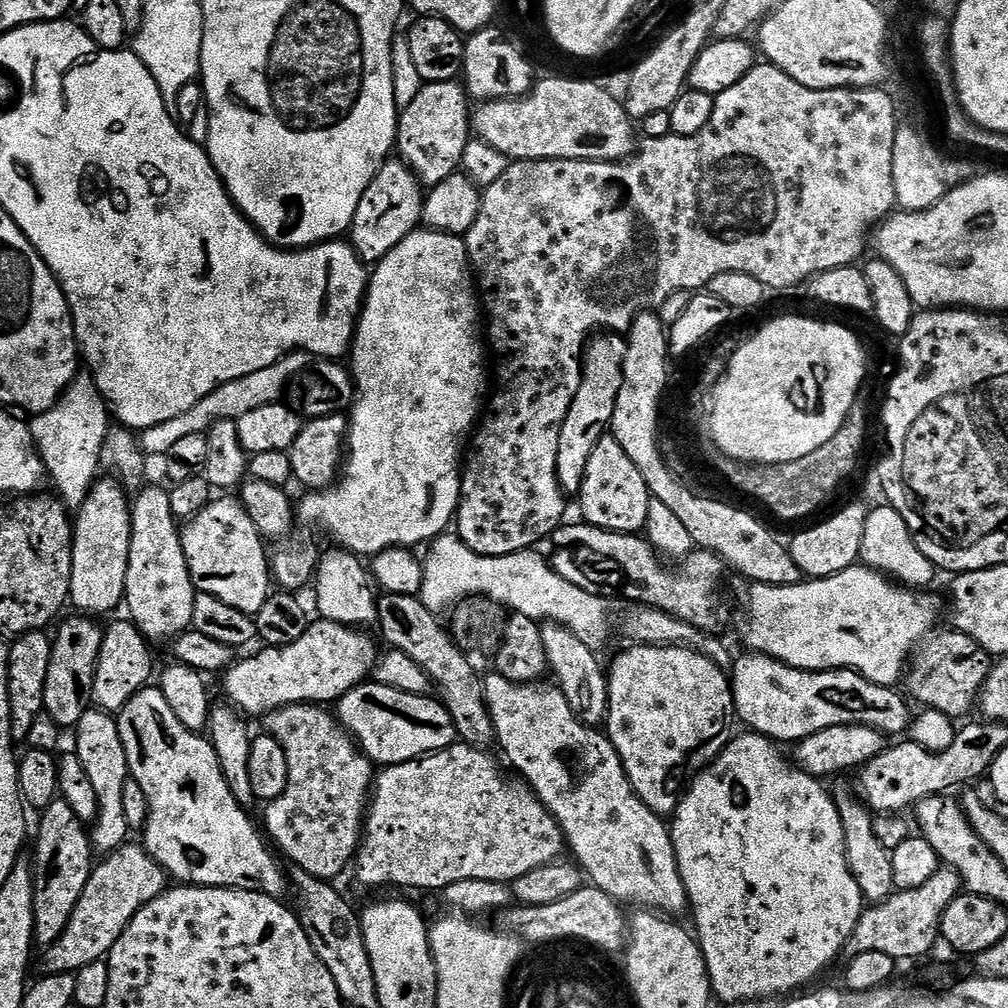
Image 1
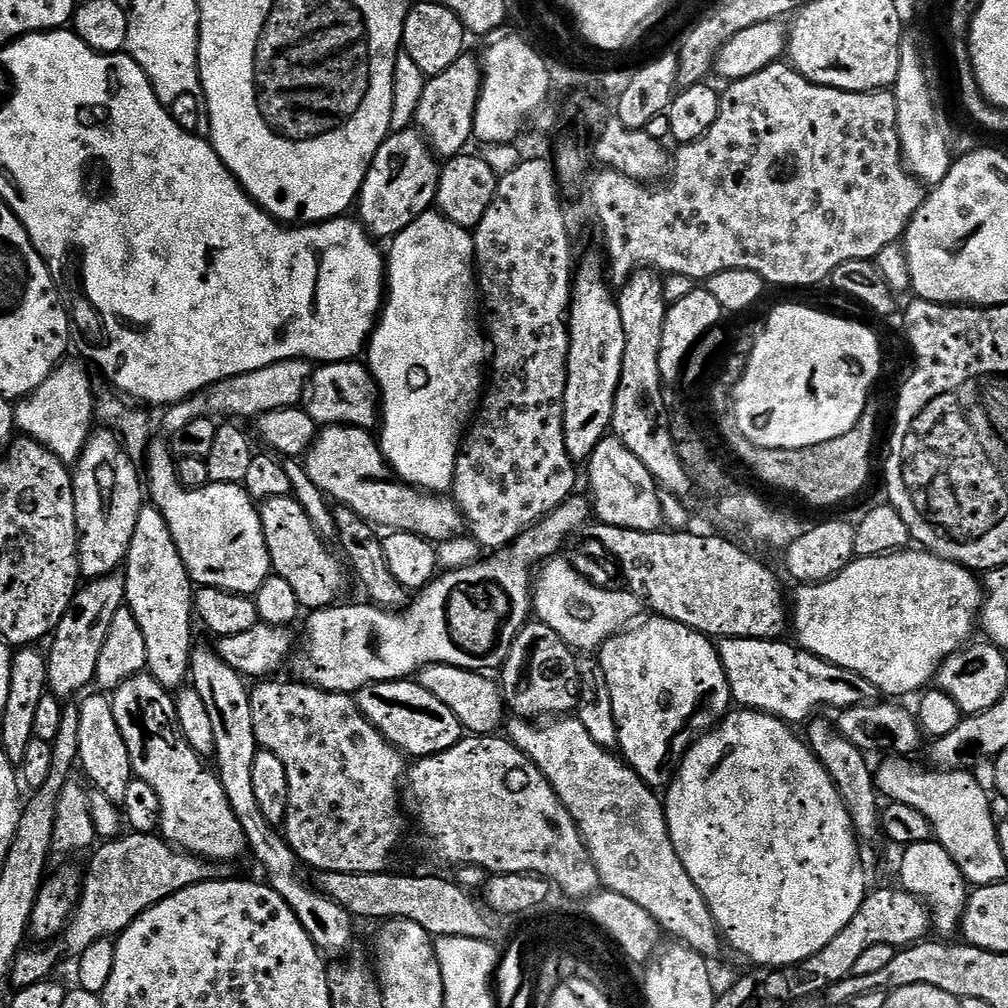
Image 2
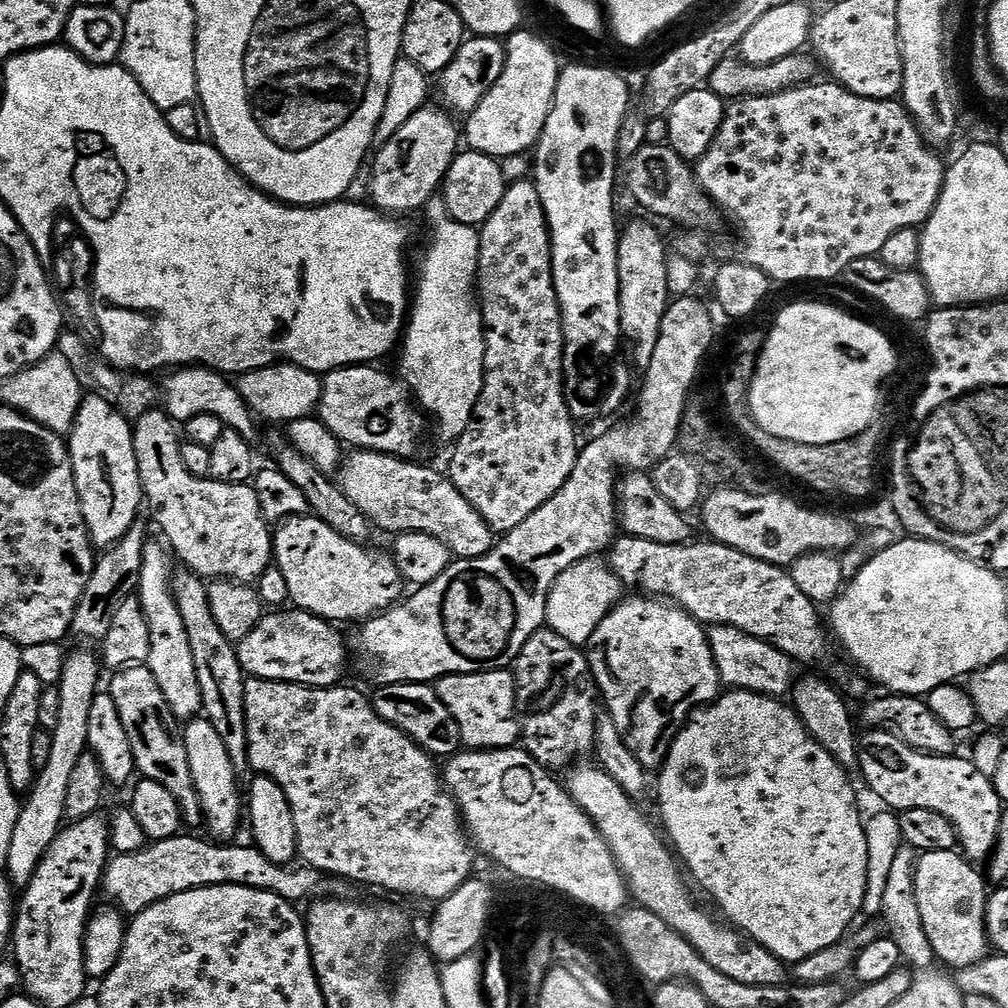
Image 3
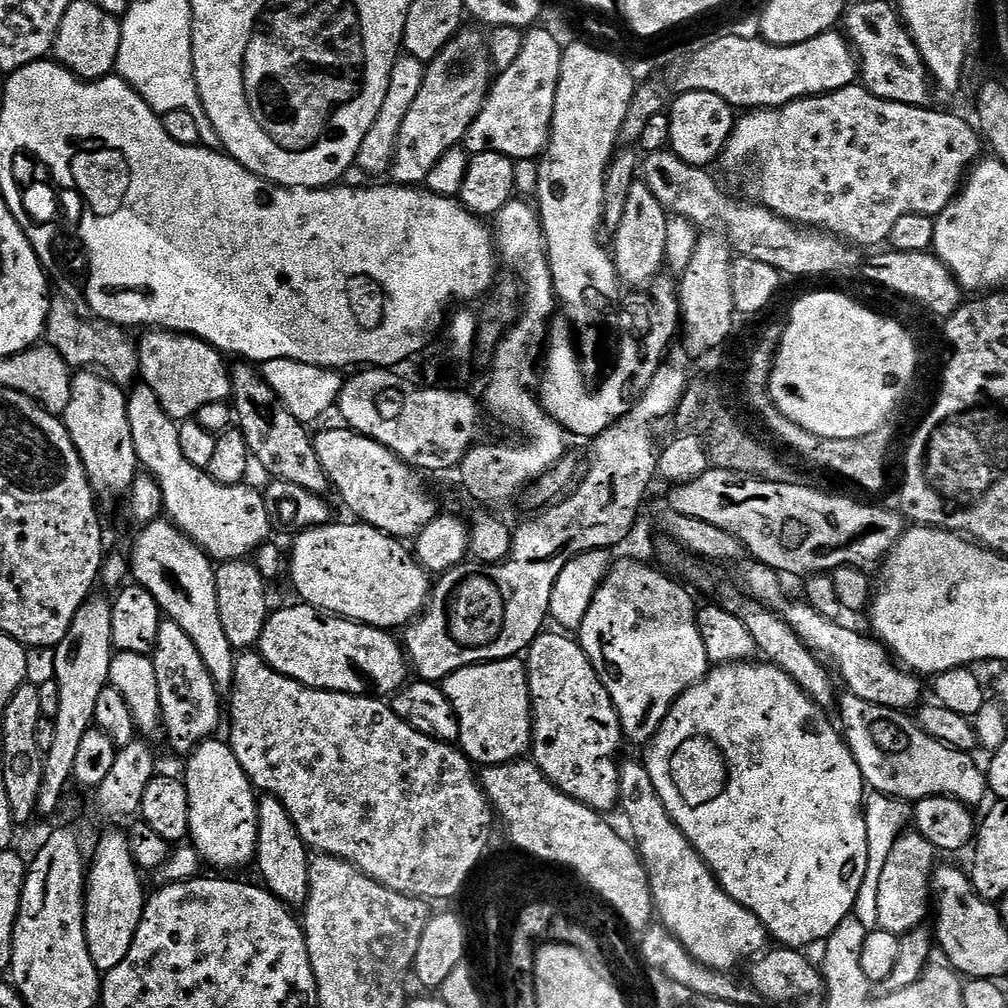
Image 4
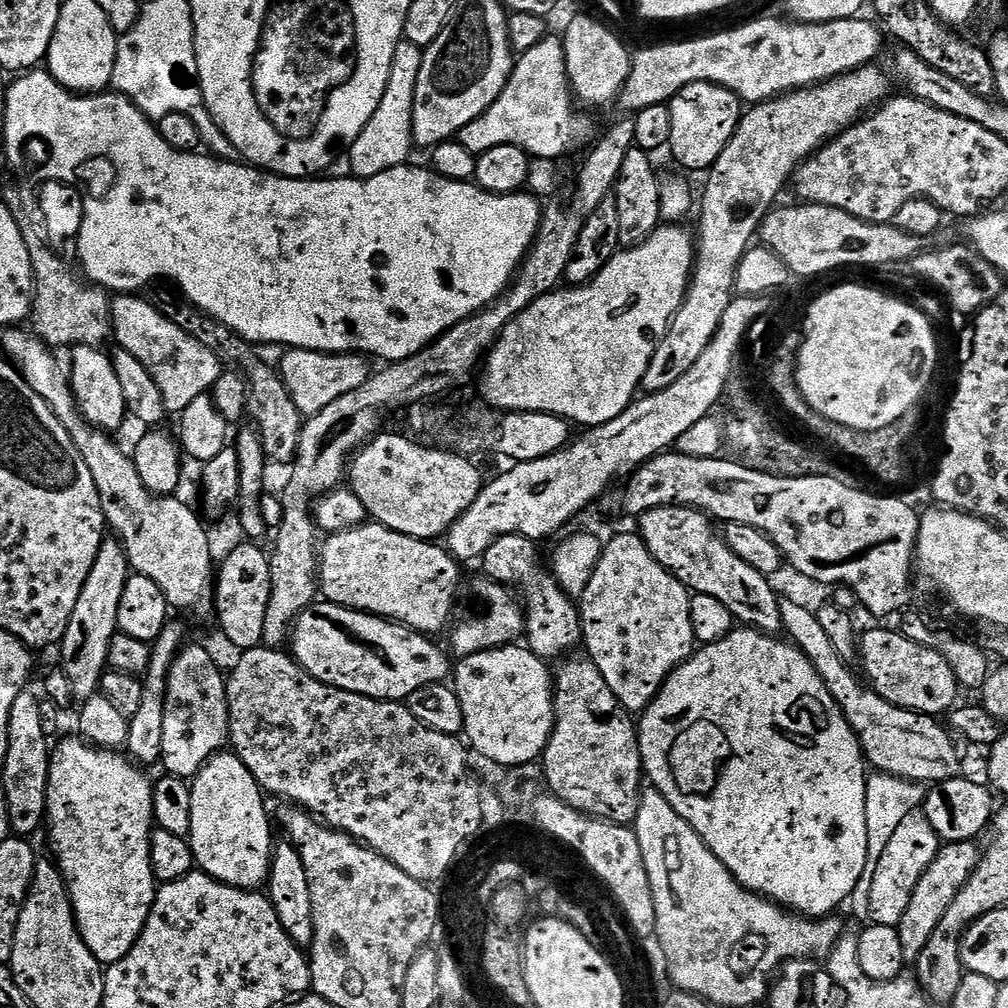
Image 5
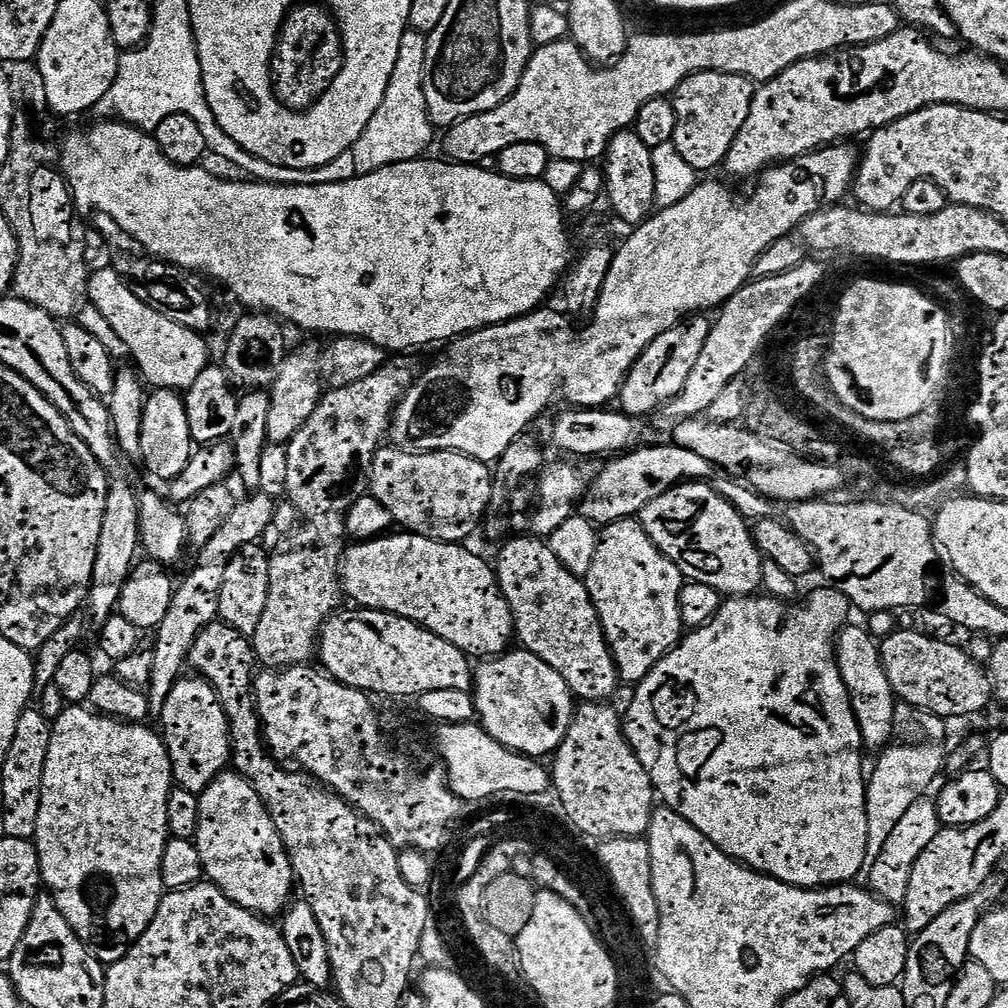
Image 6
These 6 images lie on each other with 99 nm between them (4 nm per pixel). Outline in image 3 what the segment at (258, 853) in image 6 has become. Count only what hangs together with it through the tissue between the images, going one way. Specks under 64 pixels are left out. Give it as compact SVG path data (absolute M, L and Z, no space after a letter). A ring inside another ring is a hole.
M197 718L187 721L183 725L182 735L184 745L186 746L186 758L190 762L190 778L194 782L194 790L200 799L200 811L202 813L203 823L208 823L207 835L216 842L232 842L237 839L236 831L239 830L240 824L242 828L242 788L236 785L238 773L232 767L230 762L230 754L226 754L226 746L222 743L222 738L218 734L218 730L214 730L214 726L206 718Z

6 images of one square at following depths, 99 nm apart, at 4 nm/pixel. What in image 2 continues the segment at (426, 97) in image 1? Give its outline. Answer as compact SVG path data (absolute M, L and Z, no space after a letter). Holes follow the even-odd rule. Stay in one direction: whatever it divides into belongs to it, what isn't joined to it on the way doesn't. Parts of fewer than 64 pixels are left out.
M465 54L454 66L442 70L442 74L427 77L422 90L422 102L418 102L415 127L419 129L429 148L440 158L459 156L465 151L468 140L473 139L474 114L480 97L482 64L471 54Z

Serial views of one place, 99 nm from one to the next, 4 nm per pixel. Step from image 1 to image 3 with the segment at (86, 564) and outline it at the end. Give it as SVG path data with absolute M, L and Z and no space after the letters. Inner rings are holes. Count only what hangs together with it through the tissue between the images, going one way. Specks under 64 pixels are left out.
M90 392L78 406L74 426L66 440L68 453L72 459L72 473L76 479L82 518L86 522L93 545L100 550L107 550L120 541L142 512L142 489L138 474L138 458L134 454L132 429L129 417L117 410L109 397Z

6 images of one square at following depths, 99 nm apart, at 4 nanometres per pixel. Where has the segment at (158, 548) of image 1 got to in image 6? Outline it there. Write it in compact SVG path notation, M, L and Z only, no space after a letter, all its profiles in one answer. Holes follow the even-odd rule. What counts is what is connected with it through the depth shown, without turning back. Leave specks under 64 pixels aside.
M185 675L177 680L176 685L170 690L169 696L166 697L166 706L162 706L162 710L158 713L158 720L160 720L158 728L170 756L175 787L197 794L205 792L210 782L214 782L225 772L232 759L232 738L228 735L228 719L226 710L220 705L218 694L203 676Z

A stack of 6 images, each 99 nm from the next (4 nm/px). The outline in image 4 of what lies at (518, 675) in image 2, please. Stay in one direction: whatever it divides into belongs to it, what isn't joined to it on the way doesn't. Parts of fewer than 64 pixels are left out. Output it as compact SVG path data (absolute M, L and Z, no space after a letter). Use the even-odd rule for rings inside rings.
M555 631L541 632L526 653L533 719L530 756L541 774L558 791L565 792L587 808L608 814L620 802L620 744L624 740L624 731L620 729L618 710L610 694L606 694L606 686L602 686L590 658L581 650L579 643L573 637L572 640L568 637L571 635Z

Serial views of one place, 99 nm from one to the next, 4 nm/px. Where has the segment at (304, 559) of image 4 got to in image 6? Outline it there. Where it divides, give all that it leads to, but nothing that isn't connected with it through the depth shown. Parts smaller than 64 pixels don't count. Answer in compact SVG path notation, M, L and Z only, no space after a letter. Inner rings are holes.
M397 531L397 536L385 534L374 540L353 543L345 551L340 565L342 592L360 608L372 608L376 612L389 612L395 616L414 622L419 628L446 638L458 646L469 658L491 658L503 656L513 643L516 624L512 621L512 611L496 580L496 570L476 552L464 548L463 543L447 544L416 536L410 531Z

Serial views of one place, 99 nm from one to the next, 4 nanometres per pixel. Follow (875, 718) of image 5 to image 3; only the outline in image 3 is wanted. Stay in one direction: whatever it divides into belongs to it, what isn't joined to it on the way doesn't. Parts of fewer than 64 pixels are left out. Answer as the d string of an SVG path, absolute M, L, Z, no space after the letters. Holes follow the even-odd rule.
M868 730L859 737L858 772L864 775L868 788L892 810L925 808L942 814L956 828L956 839L969 861L987 861L1000 834L1000 820L1006 815L1005 805L998 798L987 777L963 755L931 756L914 750L891 730Z

